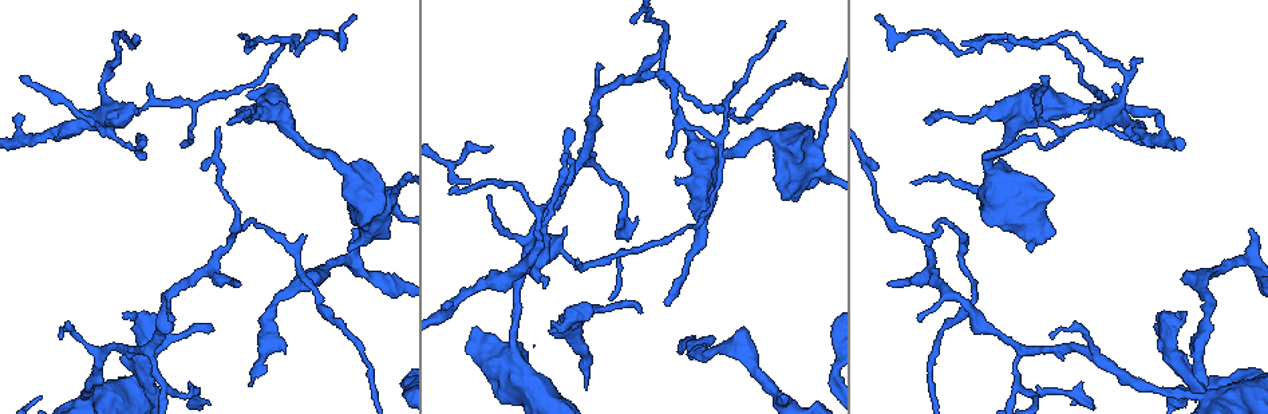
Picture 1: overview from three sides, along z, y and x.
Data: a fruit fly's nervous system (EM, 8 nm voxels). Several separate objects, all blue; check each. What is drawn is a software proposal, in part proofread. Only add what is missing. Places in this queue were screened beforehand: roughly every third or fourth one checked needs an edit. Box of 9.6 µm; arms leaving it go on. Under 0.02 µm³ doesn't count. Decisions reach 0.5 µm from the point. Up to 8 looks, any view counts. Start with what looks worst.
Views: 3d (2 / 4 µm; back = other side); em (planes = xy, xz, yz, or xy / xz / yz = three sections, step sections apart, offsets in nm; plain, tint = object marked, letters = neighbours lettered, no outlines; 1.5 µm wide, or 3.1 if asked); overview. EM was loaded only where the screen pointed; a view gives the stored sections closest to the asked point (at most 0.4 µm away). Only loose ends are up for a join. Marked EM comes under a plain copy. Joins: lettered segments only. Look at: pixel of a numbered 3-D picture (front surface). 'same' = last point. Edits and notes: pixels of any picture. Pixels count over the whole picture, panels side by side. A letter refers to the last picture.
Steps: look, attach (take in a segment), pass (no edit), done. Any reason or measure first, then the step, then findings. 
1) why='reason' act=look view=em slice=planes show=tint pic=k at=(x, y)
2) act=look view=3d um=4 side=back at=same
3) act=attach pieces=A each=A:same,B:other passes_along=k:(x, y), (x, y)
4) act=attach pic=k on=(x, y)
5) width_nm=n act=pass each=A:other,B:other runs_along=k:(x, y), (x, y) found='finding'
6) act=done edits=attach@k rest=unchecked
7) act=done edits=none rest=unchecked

why='an open end' act=look view=em slice=planes show=letters pic=1 at=(1176, 312)

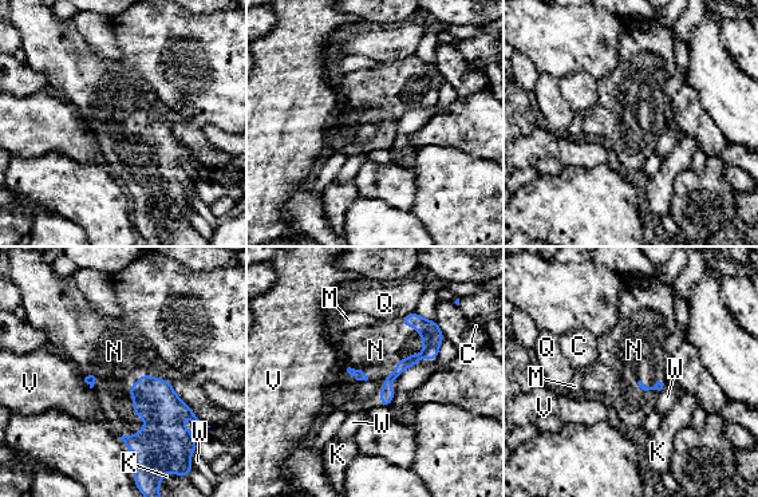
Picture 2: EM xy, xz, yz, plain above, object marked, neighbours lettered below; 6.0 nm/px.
act=attach pieces=N each=C:other,K:other,M:other,N:same,Q:other,V:other,W:other passes_along=2:(427, 330), (409, 355), (375, 350) found='it goes on there'

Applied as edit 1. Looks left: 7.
why='free end' act=look view=3d um=2 pic=1 at=(250, 384)

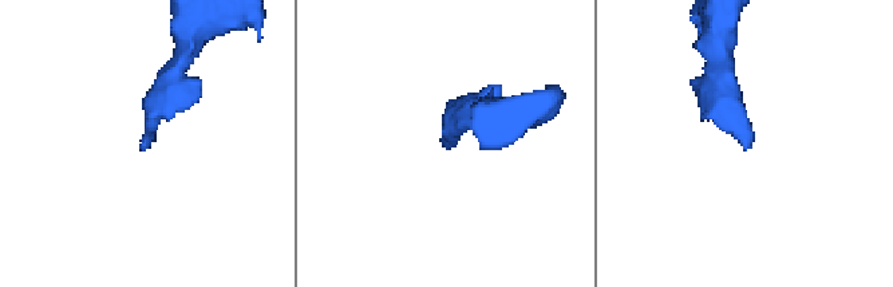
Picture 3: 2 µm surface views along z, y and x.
why='shape alone is not enough' act=look view=em slice=xz step=8 show=tint pic=3 at=(144, 146)

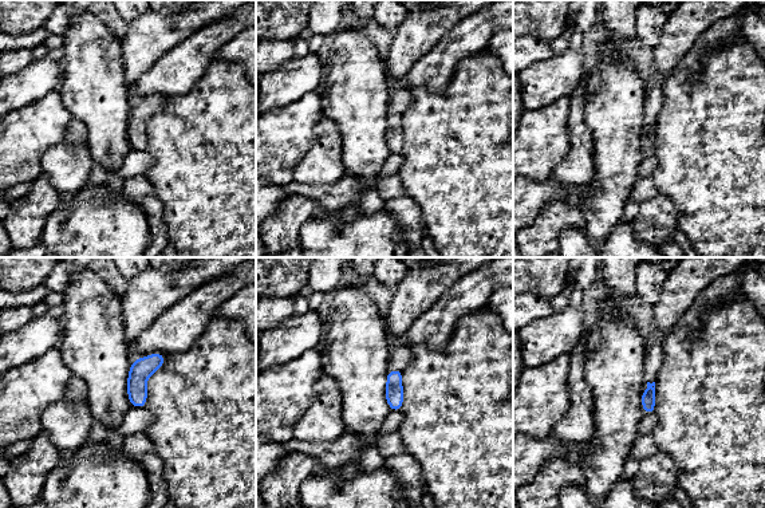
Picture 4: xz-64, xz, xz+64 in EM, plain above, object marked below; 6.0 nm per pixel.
why='see the neighbours' act=look view=em slice=xz step=8 show=letters at=same

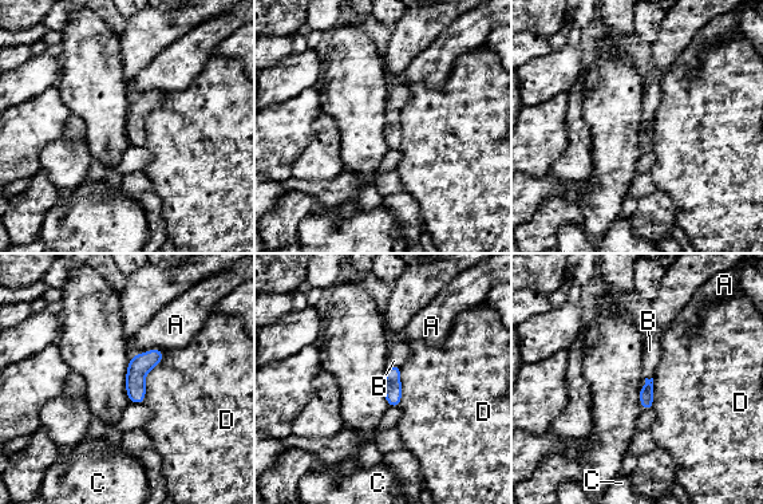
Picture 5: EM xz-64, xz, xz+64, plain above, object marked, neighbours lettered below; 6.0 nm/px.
act=attach pieces=B each=A:other,B:same,C:other,D:other found='it goes on there'

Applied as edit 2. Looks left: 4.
act=look view=overview

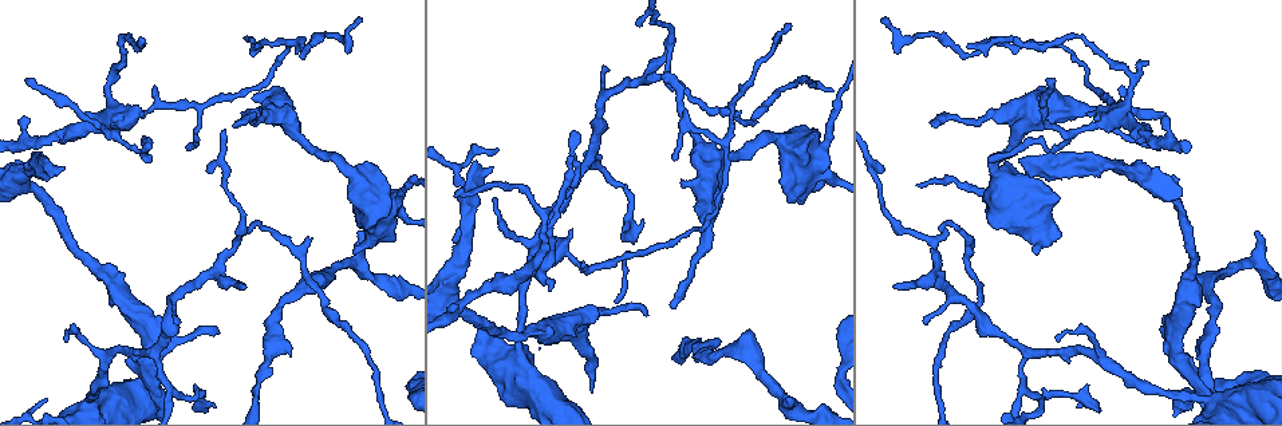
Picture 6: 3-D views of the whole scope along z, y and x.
why='an open end' act=look view=em slice=xy step=8 show=tint pic=6 at=(683, 180)

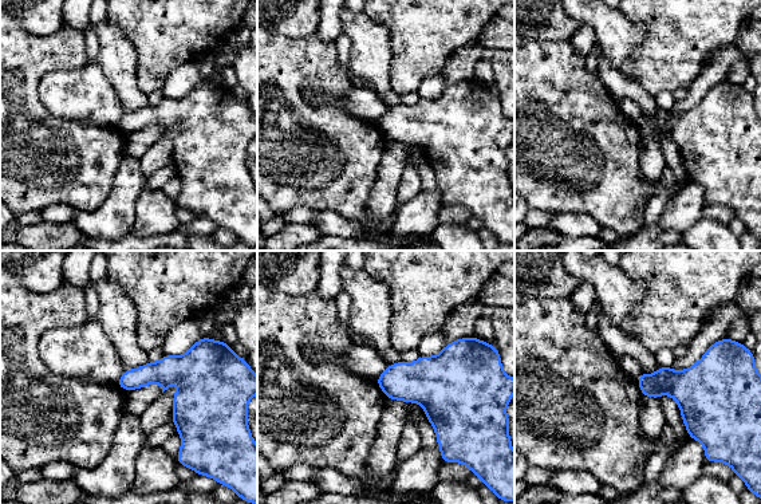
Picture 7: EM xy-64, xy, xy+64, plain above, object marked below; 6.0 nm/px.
act=look view=em slice=planes show=letters at=same

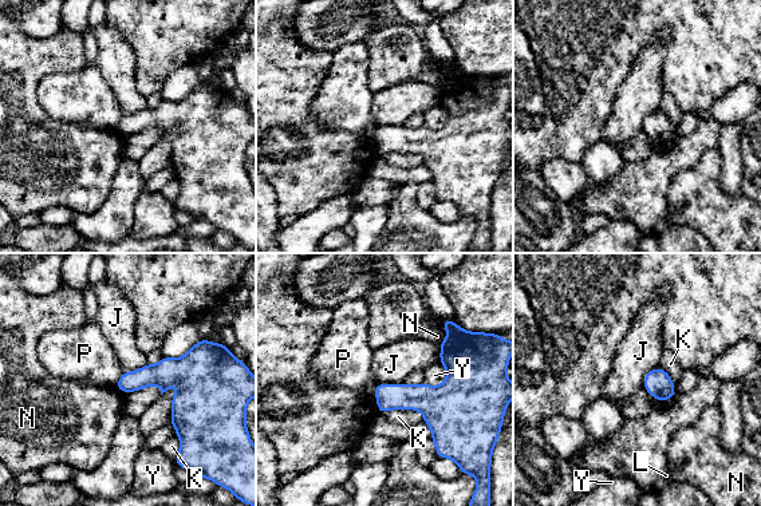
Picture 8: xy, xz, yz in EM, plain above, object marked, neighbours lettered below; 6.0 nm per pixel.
act=pass each=J:other,K:other,L:other,N:other,P:other,Y:other border=8:(377, 382), (402, 384) found='none of them fits'

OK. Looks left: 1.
act=done edits=attach@2,attach@5 rest=unchecked

